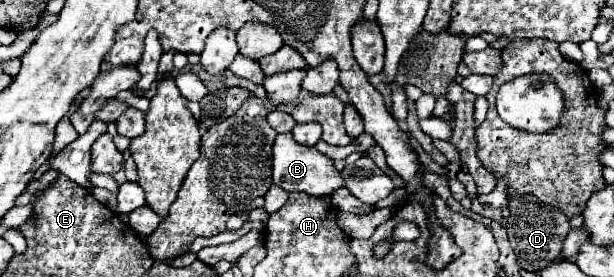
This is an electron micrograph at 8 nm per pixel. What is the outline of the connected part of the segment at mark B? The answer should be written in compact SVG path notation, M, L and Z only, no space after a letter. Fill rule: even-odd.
M290 134L276 136L272 180L276 186L284 188L286 192L306 192L306 194L316 196L316 198L332 196L336 190L344 188L344 178L334 168L334 162L328 156L320 154L316 148L308 148L308 146L294 142L294 138Z

